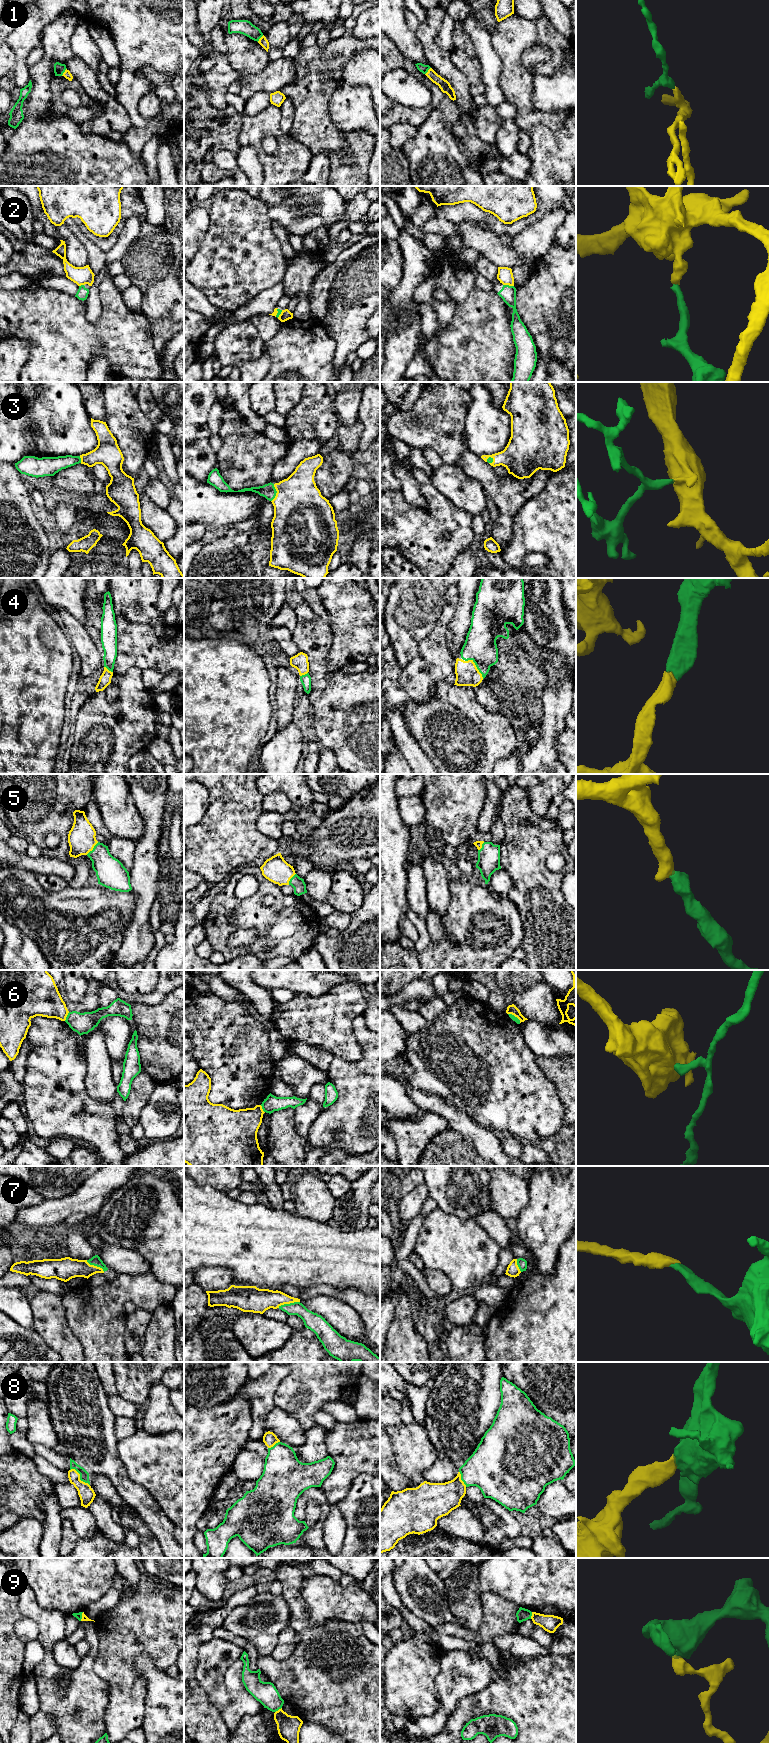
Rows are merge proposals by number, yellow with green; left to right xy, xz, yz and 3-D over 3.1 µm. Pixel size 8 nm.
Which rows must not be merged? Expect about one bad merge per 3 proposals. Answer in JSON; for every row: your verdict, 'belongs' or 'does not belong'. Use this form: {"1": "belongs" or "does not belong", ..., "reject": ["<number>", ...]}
{"1": "does not belong", "2": "does not belong", "3": "belongs", "4": "belongs", "5": "belongs", "6": "does not belong", "7": "belongs", "8": "belongs", "9": "does not belong", "reject": ["1", "2", "6", "9"]}

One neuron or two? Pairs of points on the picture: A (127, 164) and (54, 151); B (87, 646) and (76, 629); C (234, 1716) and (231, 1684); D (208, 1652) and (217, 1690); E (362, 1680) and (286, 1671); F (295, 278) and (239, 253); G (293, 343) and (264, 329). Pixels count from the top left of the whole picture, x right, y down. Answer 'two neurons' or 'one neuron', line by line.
A: one neuron
B: one neuron
C: one neuron
D: one neuron
E: one neuron
F: two neurons
G: two neurons

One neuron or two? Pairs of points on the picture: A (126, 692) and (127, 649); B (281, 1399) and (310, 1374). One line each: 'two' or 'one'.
A: two
B: one

